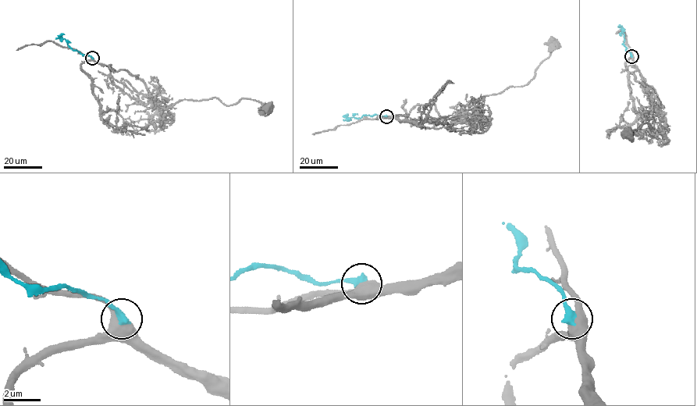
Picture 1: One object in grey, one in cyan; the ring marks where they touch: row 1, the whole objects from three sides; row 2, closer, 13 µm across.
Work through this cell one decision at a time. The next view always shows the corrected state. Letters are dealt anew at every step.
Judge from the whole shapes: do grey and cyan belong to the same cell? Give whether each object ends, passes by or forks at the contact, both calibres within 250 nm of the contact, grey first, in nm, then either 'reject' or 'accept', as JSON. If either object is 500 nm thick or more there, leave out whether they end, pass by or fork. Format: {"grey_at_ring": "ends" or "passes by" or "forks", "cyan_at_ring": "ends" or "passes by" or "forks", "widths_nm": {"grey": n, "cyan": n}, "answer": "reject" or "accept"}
{"widths_nm": {"grey": 600, "cyan": 420}, "answer": "reject"}

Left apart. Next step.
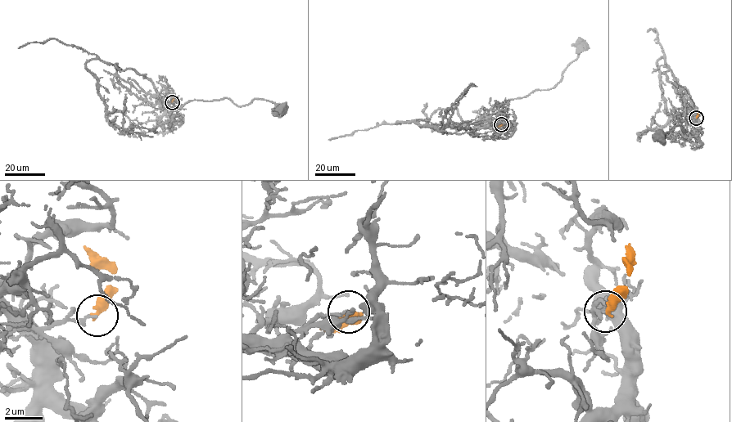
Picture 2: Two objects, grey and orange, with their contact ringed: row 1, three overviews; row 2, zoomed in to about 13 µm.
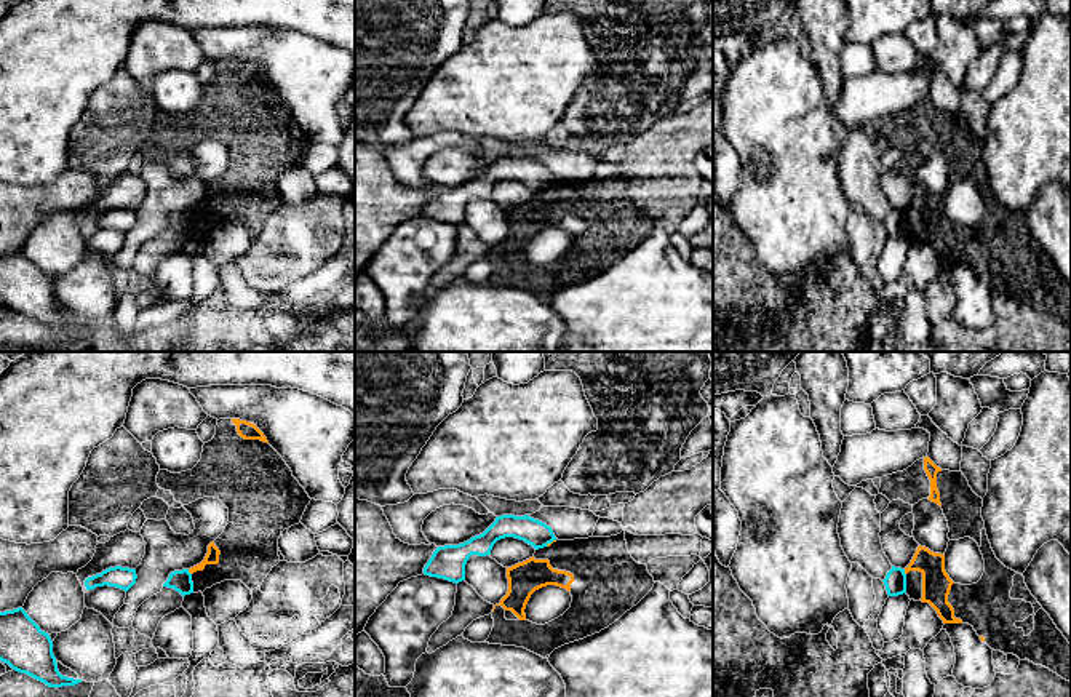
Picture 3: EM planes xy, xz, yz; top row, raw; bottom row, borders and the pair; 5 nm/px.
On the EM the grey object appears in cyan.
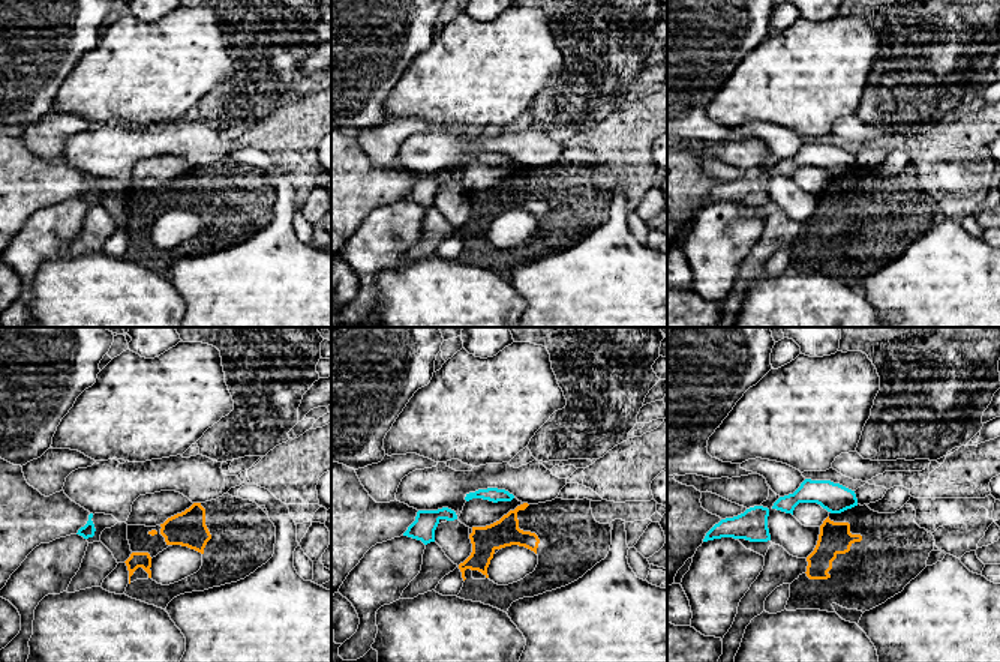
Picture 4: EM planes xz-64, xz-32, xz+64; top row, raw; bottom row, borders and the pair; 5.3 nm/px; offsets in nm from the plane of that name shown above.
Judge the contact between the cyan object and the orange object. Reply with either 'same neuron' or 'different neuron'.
different neuron

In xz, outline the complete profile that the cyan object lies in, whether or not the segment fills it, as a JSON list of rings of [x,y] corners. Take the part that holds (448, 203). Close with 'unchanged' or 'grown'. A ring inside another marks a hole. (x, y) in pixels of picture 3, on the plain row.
[[[502,157],[480,177],[459,187],[438,189],[424,209],[424,216],[454,225],[465,222],[465,206],[472,197],[491,197],[494,185],[505,179],[515,179],[532,187],[536,192],[556,182],[545,165],[528,157]]] | unchanged

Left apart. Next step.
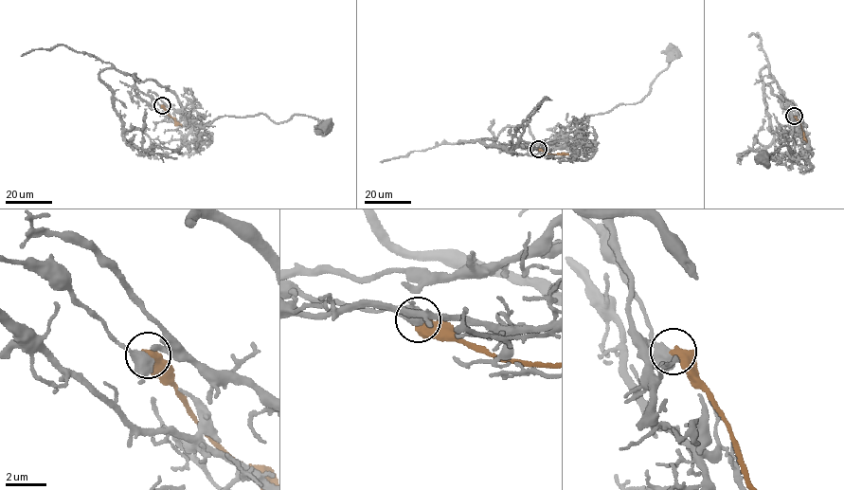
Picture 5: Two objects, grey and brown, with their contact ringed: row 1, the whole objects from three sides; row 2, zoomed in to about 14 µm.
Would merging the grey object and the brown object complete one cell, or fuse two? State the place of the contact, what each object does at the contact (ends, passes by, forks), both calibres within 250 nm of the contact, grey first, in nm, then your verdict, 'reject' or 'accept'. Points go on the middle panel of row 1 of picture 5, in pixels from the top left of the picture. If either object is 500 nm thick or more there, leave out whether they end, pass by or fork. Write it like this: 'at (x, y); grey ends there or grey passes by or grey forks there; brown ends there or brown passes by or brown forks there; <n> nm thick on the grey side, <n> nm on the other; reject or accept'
at (538, 149); 480 nm thick on the grey side, 600 nm on the other; reject

